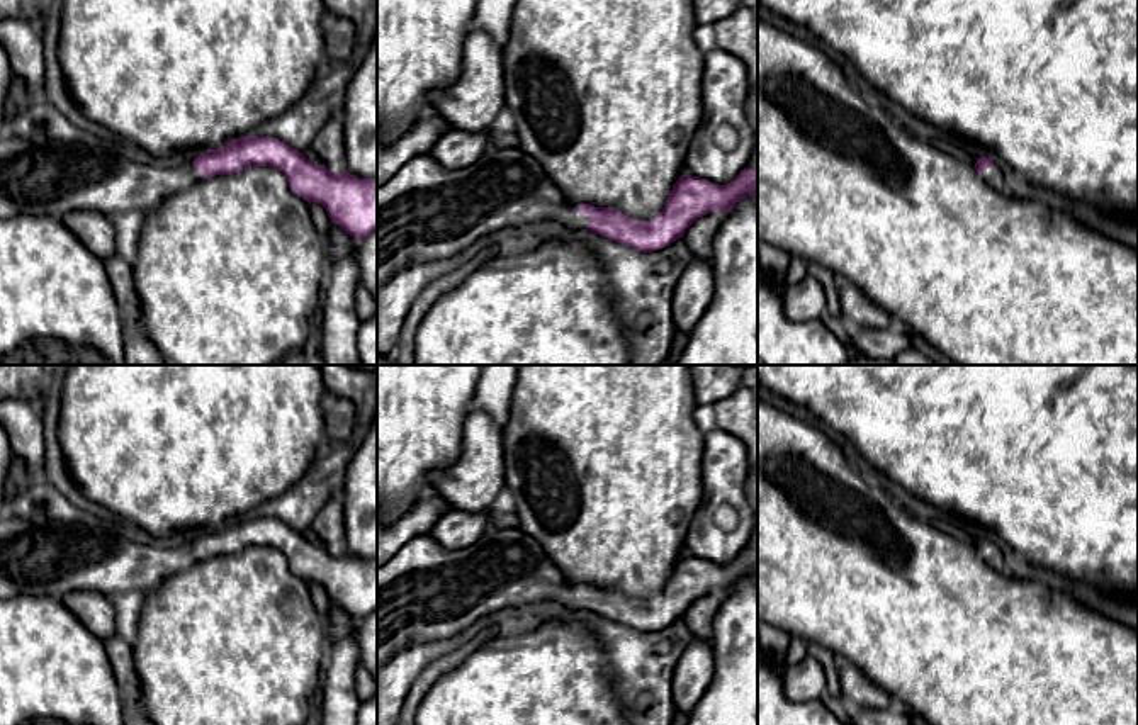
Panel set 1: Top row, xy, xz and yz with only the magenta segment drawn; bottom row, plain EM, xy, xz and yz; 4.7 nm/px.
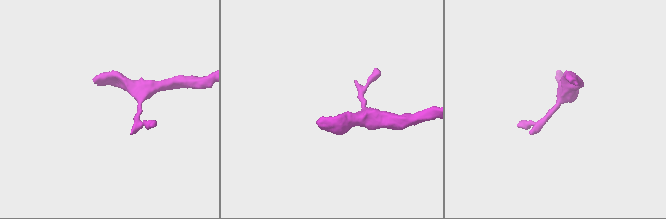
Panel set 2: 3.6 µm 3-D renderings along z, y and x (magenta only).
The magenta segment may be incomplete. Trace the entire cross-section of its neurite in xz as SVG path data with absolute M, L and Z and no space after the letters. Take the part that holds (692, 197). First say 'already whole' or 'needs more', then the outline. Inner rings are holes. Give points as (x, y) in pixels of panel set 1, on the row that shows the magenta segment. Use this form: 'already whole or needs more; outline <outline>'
needs more; outline M518 146L487 153L474 165L452 171L428 155L418 155L377 185L377 289L401 270L423 261L448 260L494 231L544 221L588 229L637 251L652 253L683 238L696 219L713 211L727 214L746 197L758 199L758 168L744 168L725 185L684 173L673 185L662 212L654 221L637 221L615 207L567 204L538 161Z

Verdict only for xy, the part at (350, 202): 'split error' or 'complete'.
split error

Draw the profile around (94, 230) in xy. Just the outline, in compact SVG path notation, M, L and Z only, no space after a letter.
M75 211L61 221L99 260L105 261L117 255L117 234L109 216L95 211Z

